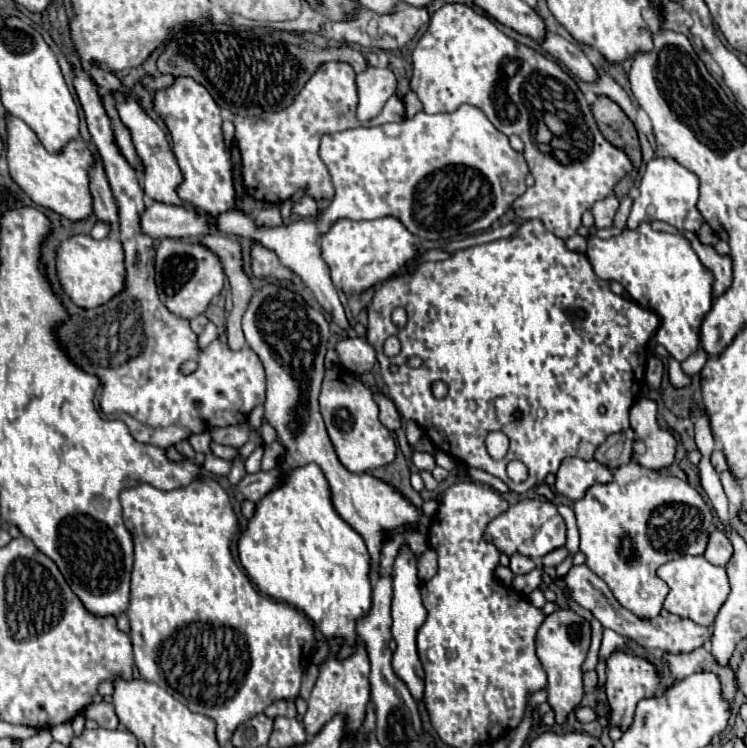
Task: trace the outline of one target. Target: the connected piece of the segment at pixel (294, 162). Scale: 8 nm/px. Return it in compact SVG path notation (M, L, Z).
M325 62L309 78L289 108L265 112L261 116L235 116L235 140L241 152L243 182L249 194L255 200L271 204L285 202L299 190L315 200L331 200L333 184L327 166L319 158L319 140L325 134L361 126L355 118L355 108L357 88L353 68L345 62Z

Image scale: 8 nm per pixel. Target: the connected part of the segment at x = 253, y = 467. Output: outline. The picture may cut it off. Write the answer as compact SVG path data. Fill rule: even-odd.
M257 446L257 450L247 458L247 462L245 462L245 470L247 470L249 474L259 472L259 470L261 470L261 458L263 458L263 450L261 450L261 446Z

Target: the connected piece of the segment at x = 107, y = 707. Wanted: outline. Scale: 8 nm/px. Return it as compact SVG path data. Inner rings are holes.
M105 702L91 704L91 706L85 710L85 716L91 718L91 720L95 720L101 728L107 728L107 730L117 728L117 724L119 724L113 706L111 706L111 704L105 704Z

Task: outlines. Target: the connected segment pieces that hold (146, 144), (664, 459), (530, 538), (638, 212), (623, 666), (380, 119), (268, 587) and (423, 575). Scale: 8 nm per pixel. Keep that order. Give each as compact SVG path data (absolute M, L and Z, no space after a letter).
M115 92L115 100L117 100L117 110L119 110L119 116L121 116L121 122L131 130L137 154L143 160L143 166L145 166L145 172L143 172L143 190L145 190L145 194L149 198L157 200L157 202L163 202L163 204L183 206L183 200L177 196L177 188L179 188L183 176L181 176L181 168L177 166L175 156L169 148L165 132L131 98L123 96L121 92Z
M649 398L639 400L631 408L631 426L639 440L645 442L647 452L635 456L643 468L659 470L673 464L675 436L669 430L661 430L657 424L657 404Z
M535 498L535 500L521 500L517 504L511 504L505 512L501 512L497 518L493 518L487 528L485 528L485 540L495 544L499 552L513 556L529 556L531 560L543 558L551 550L557 550L565 546L567 536L565 536L565 520L561 518L557 506L545 498Z
M653 158L647 162L645 174L639 184L639 196L633 200L633 208L627 220L627 228L633 230L641 222L653 222L663 220L679 230L697 232L703 224L703 216L697 210L697 198L699 198L699 180L693 172L683 168L673 158Z
M613 652L607 660L607 682L609 682L609 706L611 706L611 726L619 726L627 730L633 722L635 706L639 700L653 696L659 684L659 676L655 666L641 656L633 656L627 652Z
M391 96L391 100L383 106L383 112L369 120L367 126L379 126L379 124L385 124L385 122L401 122L405 118L405 108L403 108L403 102L397 98L397 96Z
M317 464L287 470L281 486L269 492L261 502L257 502L255 516L249 520L245 532L239 538L239 560L261 594L293 604L315 624L315 628L327 640L341 640L335 654L339 660L355 652L359 638L355 624L371 608L371 556L365 548L361 534L357 534L337 514L331 500L329 484Z
M431 548L425 550L425 552L419 556L417 568L419 568L419 578L421 578L423 582L431 580L431 578L435 576L435 572L437 572L437 554L435 554Z

